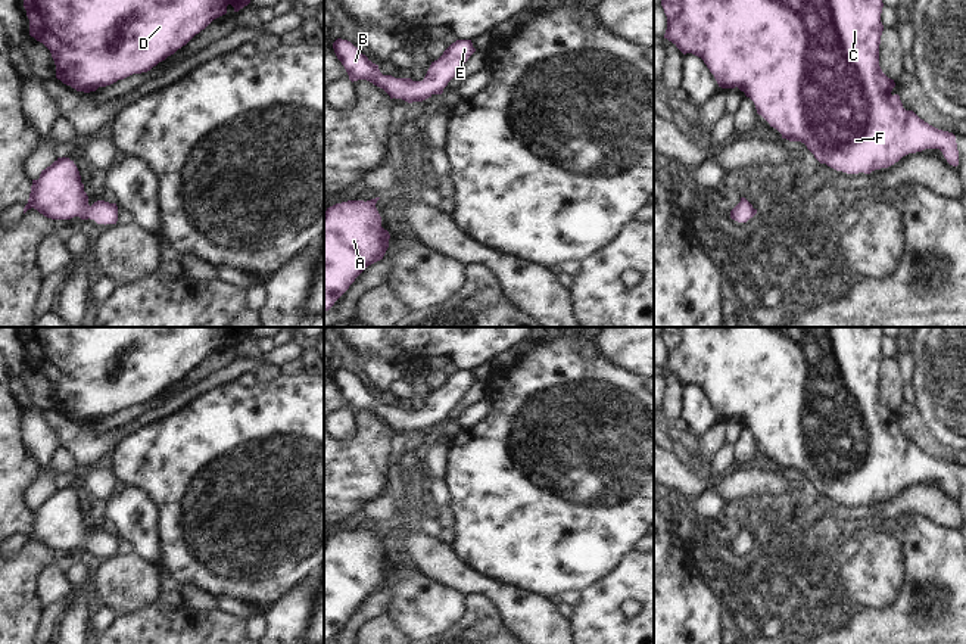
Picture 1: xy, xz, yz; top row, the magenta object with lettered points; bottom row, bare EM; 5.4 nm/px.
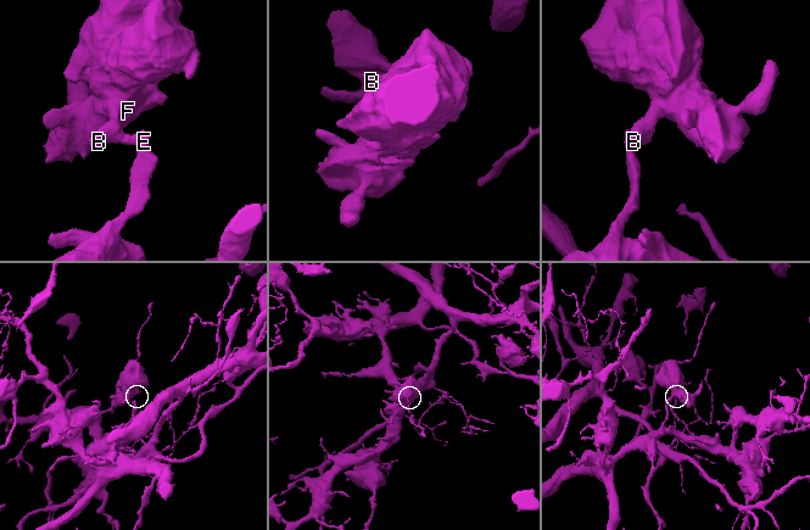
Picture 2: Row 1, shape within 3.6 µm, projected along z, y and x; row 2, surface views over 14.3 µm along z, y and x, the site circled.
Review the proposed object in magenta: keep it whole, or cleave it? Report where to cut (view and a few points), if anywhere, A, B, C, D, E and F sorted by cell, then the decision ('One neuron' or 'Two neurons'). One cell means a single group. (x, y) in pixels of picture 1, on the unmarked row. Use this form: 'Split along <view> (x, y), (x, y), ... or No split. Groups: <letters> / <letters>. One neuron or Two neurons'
No split. Groups: A B C D E F. One neuron

